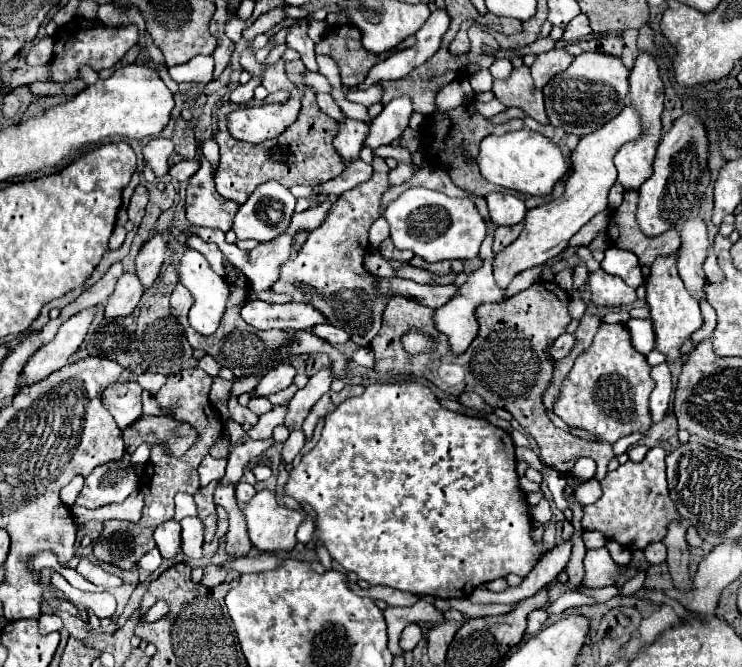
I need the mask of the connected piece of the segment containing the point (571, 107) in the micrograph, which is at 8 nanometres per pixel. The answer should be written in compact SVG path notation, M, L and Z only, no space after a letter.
M583 52L575 56L573 64L565 72L551 78L543 88L549 122L555 128L563 128L565 132L577 136L595 132L623 110L629 94L627 76L629 70L615 56L607 56L599 52Z

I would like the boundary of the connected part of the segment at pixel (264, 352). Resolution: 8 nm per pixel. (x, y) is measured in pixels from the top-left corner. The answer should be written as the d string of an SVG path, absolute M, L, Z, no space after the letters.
M225 262L227 266L227 282L231 286L231 298L229 298L229 304L227 304L227 312L217 328L215 334L211 336L203 336L199 332L195 332L189 322L187 322L187 312L189 312L193 305L193 297L191 293L183 284L177 284L175 286L175 292L171 294L171 312L175 314L175 318L179 318L179 322L183 324L185 328L185 334L187 334L187 340L193 348L201 348L205 350L209 356L213 356L217 360L219 366L225 366L229 370L233 370L235 379L239 379L245 375L246 372L267 372L287 360L279 360L275 362L277 354L279 352L285 352L287 346L293 342L293 336L295 336L295 330L269 330L269 332L259 332L255 328L249 328L249 324L241 318L239 314L239 308L241 308L241 298L245 298L249 294L249 288L247 288L247 278L243 278L243 274L239 270L235 270L229 262Z

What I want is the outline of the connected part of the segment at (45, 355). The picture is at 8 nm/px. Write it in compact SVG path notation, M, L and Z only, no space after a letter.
M91 306L87 310L81 310L75 314L75 318L69 318L57 332L57 336L41 346L41 350L29 358L29 362L23 368L23 384L35 384L43 378L47 378L51 372L63 368L67 364L67 358L81 346L81 342L87 336L89 324L93 322L95 314L101 310L101 306Z

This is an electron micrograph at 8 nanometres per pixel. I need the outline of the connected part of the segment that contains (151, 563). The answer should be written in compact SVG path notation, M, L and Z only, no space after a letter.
M155 548L151 550L151 552L147 552L141 560L139 560L139 566L143 568L143 570L147 570L147 572L153 572L153 570L157 570L159 566L161 566L161 554L159 552L155 552Z

